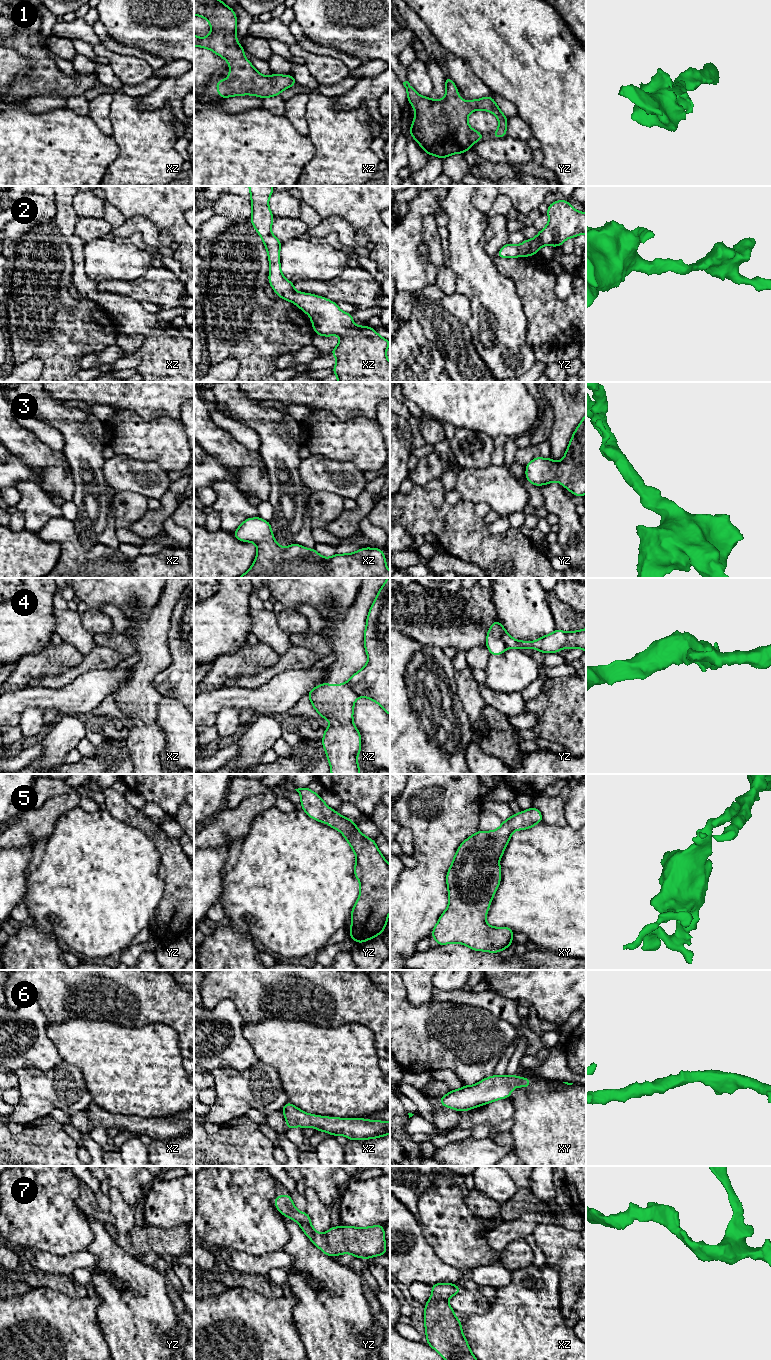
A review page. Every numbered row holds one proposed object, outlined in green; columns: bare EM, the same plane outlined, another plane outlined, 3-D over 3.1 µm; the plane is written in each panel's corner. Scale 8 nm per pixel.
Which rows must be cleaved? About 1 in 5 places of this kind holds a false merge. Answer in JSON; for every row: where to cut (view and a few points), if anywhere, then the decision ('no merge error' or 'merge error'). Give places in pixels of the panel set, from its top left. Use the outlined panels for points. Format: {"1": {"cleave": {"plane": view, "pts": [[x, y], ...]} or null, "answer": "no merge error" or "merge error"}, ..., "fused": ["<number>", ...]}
{"1": {"cleave": null, "answer": "no merge error"}, "2": {"cleave": null, "answer": "no merge error"}, "3": {"cleave": null, "answer": "no merge error"}, "4": {"cleave": {"plane": "yz", "pts": [[501, 625], [504, 645], [507, 648]]}, "answer": "merge error"}, "5": {"cleave": null, "answer": "no merge error"}, "6": {"cleave": null, "answer": "no merge error"}, "7": {"cleave": null, "answer": "no merge error"}, "fused": ["4"]}

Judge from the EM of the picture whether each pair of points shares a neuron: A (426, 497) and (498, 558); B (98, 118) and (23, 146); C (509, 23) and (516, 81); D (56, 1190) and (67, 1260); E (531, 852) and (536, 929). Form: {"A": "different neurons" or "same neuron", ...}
{"A": "same neuron", "B": "different neurons", "C": "same neuron", "D": "different neurons", "E": "same neuron"}

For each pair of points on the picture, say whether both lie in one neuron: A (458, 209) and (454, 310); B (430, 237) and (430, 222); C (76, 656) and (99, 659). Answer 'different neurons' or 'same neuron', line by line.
A: different neurons
B: same neuron
C: different neurons

